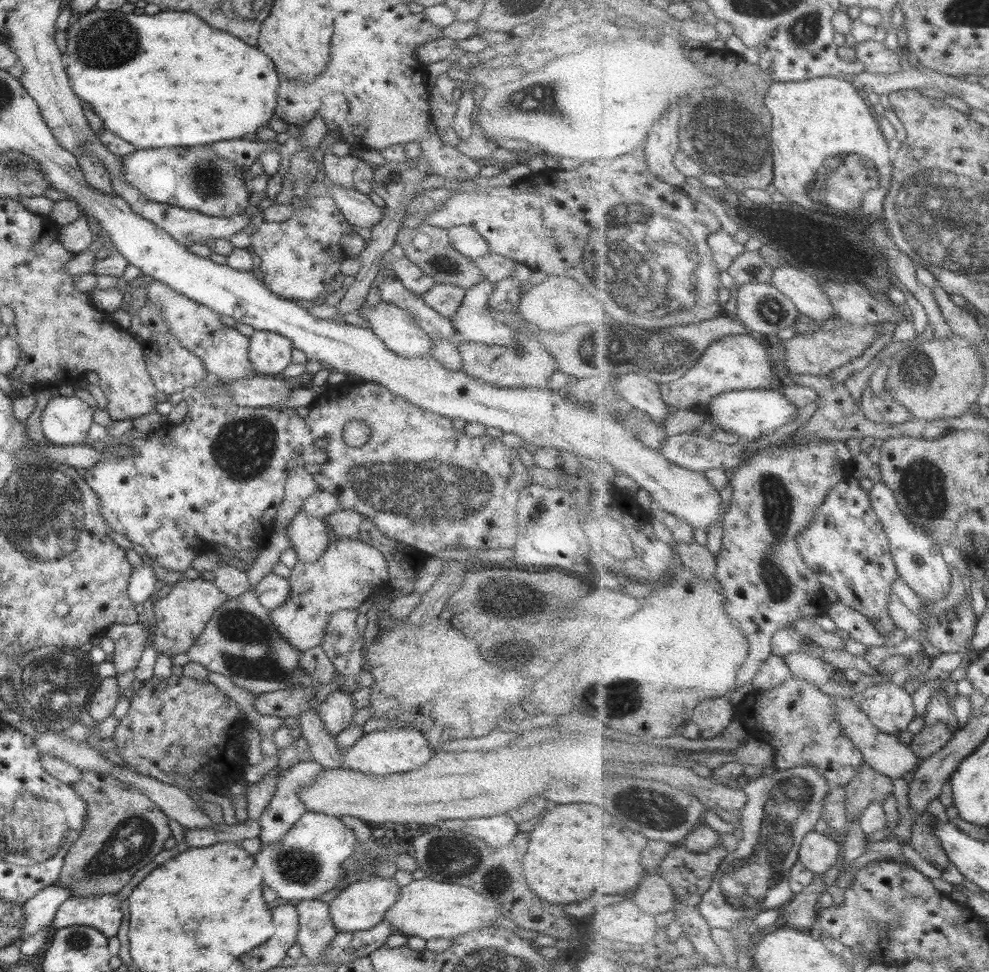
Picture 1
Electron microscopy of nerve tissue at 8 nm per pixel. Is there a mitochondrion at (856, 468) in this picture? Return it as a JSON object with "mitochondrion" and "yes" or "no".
{"mitochondrion":"no"}

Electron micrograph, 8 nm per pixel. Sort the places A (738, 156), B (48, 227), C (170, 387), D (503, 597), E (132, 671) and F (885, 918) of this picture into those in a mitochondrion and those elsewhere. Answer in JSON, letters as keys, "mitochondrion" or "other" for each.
{"A":"mitochondrion","B":"other","C":"other","D":"mitochondrion","E":"other","F":"mitochondrion"}

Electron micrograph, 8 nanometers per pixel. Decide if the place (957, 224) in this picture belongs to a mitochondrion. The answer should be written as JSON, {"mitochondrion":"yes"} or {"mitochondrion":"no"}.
{"mitochondrion":"yes"}

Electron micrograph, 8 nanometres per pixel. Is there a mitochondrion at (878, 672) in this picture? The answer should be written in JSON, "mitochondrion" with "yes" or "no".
{"mitochondrion":"no"}

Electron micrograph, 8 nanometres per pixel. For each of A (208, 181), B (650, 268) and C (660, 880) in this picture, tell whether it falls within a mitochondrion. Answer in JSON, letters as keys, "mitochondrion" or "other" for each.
{"A":"mitochondrion","B":"mitochondrion","C":"other"}

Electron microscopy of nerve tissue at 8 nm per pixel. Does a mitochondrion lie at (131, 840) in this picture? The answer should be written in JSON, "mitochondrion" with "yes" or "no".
{"mitochondrion":"yes"}

